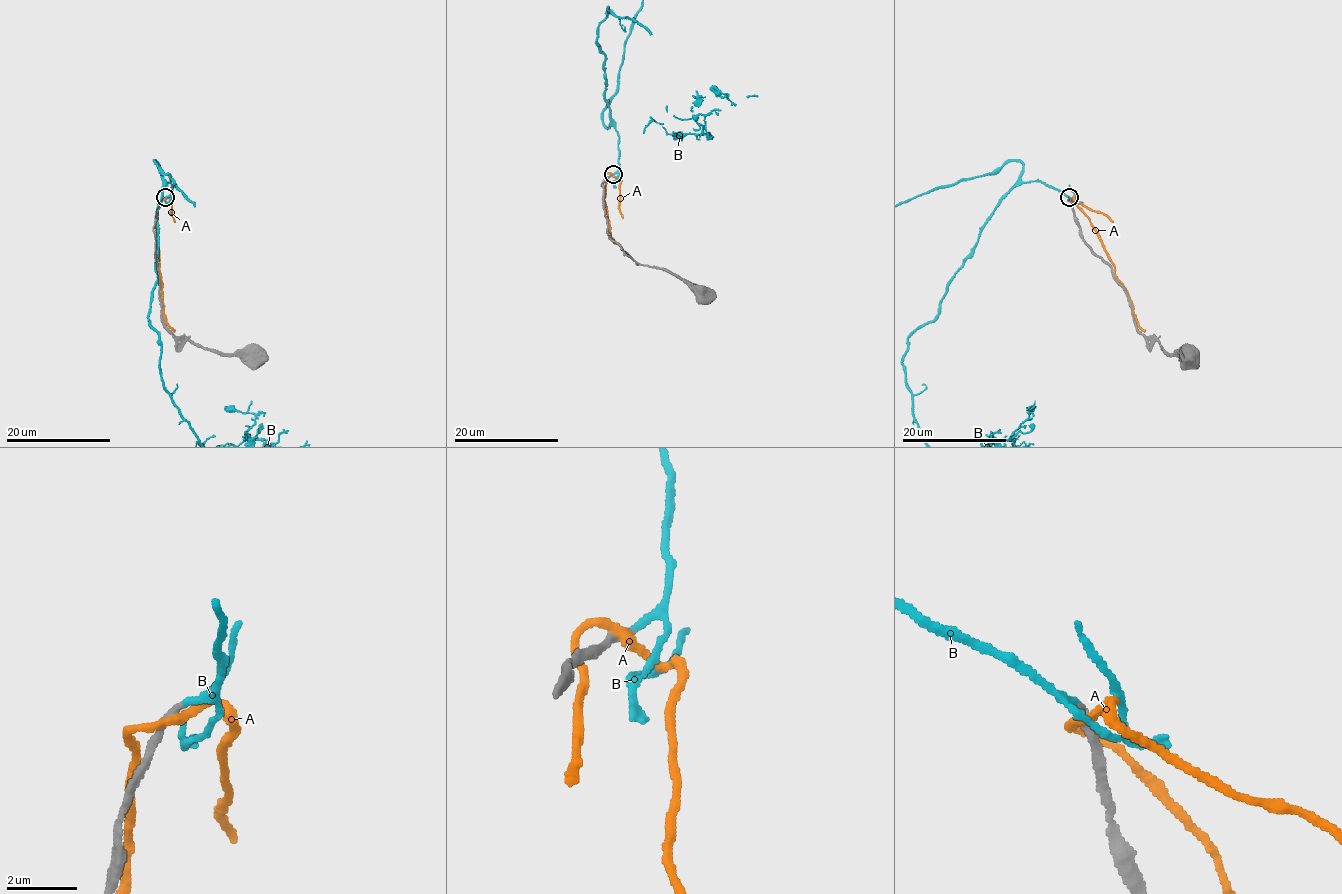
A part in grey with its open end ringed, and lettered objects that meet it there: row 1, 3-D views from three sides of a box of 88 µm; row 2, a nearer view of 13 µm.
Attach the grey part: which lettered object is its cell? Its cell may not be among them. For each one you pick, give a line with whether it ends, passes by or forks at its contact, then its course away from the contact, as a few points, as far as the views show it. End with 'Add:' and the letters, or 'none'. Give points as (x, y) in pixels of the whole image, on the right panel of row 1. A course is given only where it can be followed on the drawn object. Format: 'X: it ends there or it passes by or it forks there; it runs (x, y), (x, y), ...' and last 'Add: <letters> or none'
B: it passes by
Add: B

